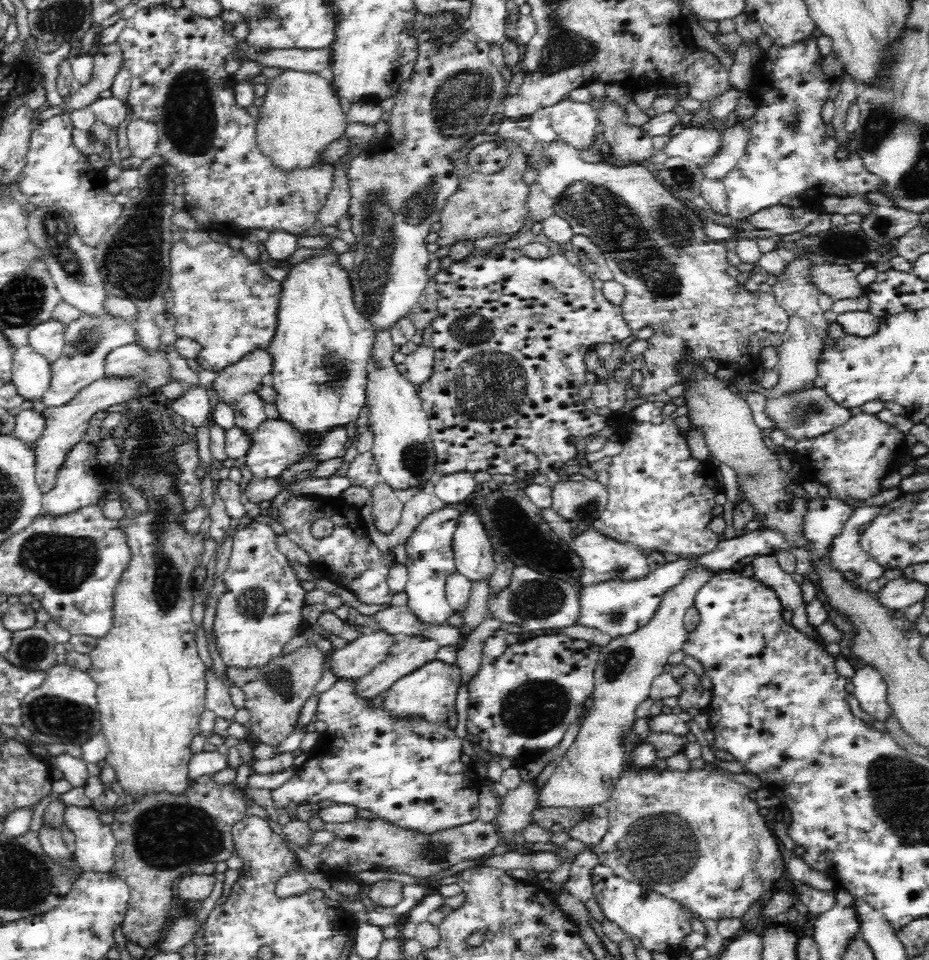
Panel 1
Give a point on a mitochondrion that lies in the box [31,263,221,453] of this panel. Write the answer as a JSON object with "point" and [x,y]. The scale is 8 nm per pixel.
{"point":[84,341]}

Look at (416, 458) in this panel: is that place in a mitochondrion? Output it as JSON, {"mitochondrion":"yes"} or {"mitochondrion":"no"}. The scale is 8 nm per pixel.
{"mitochondrion":"yes"}

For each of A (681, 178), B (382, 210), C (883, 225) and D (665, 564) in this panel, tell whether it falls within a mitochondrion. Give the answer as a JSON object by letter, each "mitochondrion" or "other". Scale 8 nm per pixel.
{"A":"mitochondrion","B":"mitochondrion","C":"mitochondrion","D":"other"}

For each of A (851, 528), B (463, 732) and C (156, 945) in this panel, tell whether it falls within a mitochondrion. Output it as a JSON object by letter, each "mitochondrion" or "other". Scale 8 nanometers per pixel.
{"A":"other","B":"other","C":"other"}

